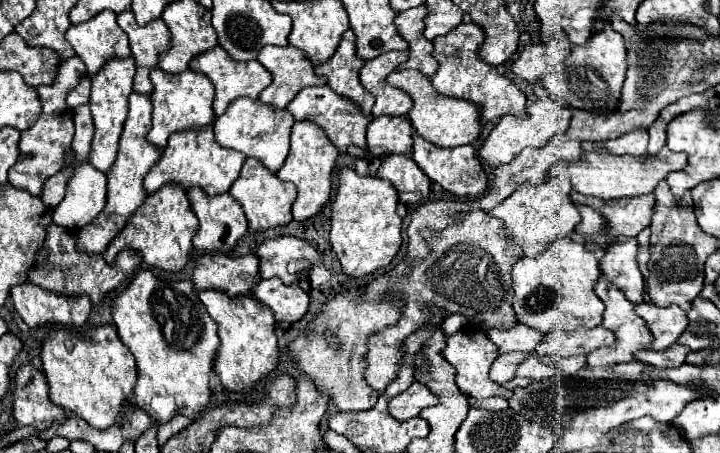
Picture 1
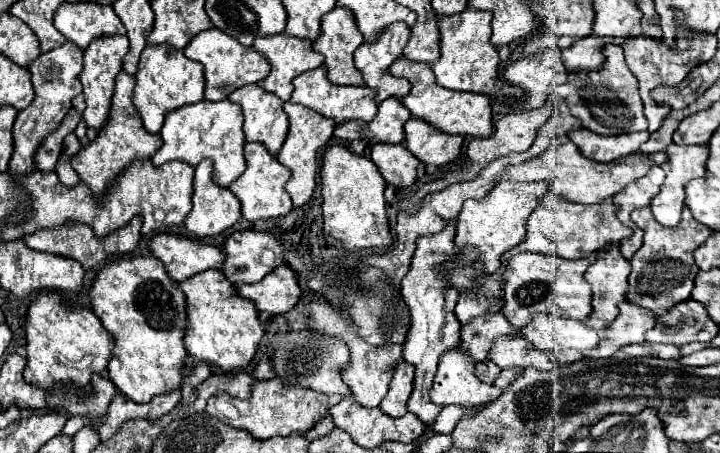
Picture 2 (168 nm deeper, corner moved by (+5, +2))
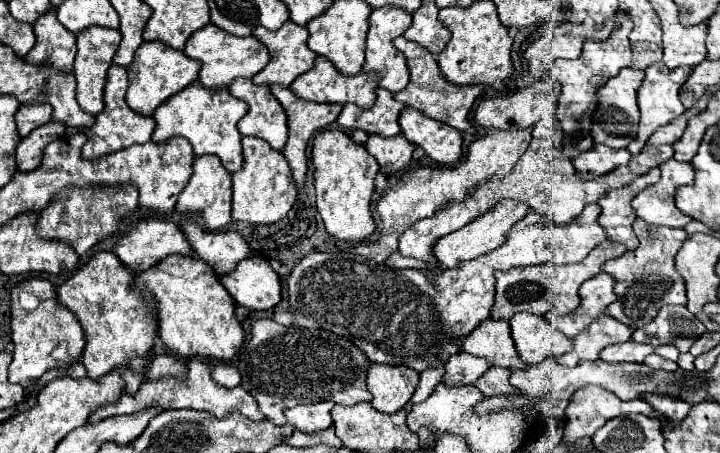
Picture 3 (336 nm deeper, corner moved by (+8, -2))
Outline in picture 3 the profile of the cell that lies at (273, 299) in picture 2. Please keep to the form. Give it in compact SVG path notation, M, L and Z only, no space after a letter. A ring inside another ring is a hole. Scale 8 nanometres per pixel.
M260 256L238 262L220 282L234 302L250 310L270 310L280 302L280 276Z

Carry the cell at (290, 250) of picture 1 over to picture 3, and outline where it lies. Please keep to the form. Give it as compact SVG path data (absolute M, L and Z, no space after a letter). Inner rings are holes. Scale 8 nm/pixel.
M196 222L180 226L188 244L200 260L210 264L218 276L236 268L236 262L250 256L250 246L238 232L208 232Z

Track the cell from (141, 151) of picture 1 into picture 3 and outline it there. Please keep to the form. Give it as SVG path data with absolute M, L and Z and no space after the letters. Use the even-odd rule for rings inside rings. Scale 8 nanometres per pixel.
M110 66L108 70L108 78L106 78L106 90L104 90L104 110L94 118L94 124L90 128L84 128L88 142L82 146L82 156L84 158L100 158L112 152L118 152L122 148L128 148L132 144L144 144L150 142L152 132L154 132L154 118L142 118L140 114L136 114L124 100L126 96L126 88L128 88L128 74L126 68L122 66Z

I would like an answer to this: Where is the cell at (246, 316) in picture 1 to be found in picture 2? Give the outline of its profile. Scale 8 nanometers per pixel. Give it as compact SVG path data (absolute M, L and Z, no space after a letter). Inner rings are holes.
M205 270L179 282L179 286L187 296L187 352L225 374L245 370L251 364L265 334L259 324L257 306L251 300L239 296L237 288L225 278L221 270Z

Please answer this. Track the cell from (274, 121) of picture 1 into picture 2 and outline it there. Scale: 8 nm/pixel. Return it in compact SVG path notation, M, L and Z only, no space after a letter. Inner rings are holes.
M257 84L237 88L229 94L231 102L243 110L243 132L247 142L261 142L269 154L277 154L289 130L289 118L283 112L283 100L271 92L263 92Z

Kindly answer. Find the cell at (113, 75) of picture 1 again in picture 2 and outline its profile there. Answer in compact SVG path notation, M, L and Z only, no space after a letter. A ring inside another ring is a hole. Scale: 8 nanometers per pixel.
M125 36L97 38L85 50L85 66L83 66L83 74L81 74L81 84L83 84L85 104L87 104L87 108L83 112L83 120L89 130L99 132L107 124L111 98L113 98L113 90L115 90L115 78L123 70L123 56L127 50L129 50L129 40Z

